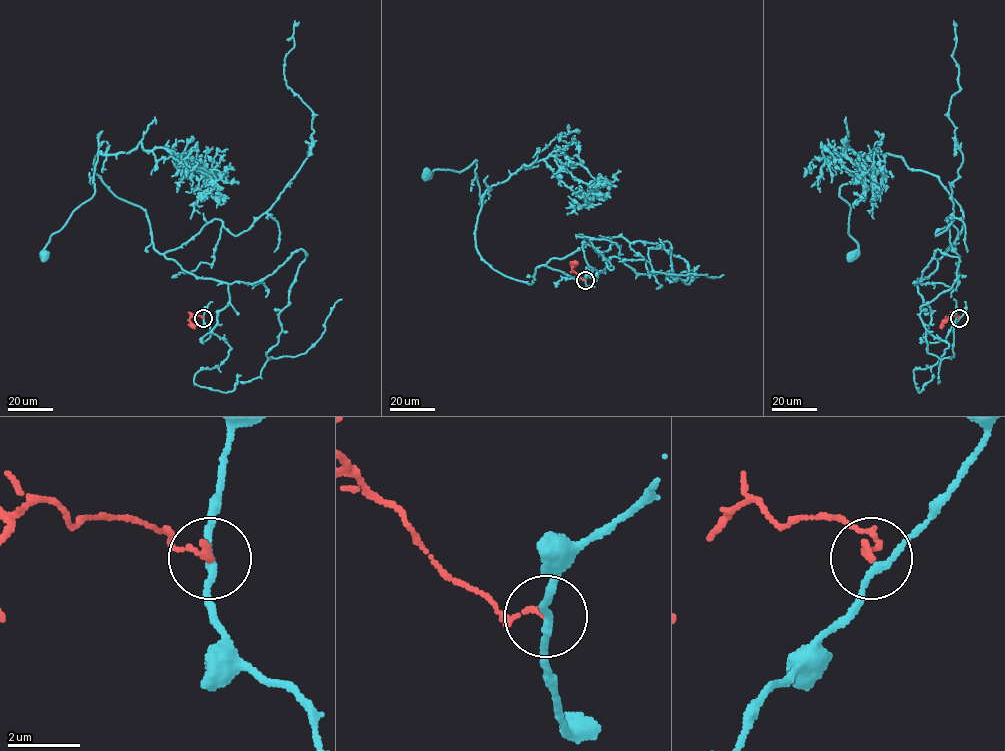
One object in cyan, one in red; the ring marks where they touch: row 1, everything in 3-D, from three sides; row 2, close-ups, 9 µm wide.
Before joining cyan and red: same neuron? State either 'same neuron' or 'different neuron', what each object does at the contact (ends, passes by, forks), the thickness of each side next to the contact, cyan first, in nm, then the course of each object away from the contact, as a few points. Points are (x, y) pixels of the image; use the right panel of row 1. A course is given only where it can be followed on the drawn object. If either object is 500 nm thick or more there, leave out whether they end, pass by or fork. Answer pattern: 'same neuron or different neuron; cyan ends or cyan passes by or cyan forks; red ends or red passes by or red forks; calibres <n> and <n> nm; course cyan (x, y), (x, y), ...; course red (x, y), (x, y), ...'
same neuron; cyan passes by; red ends; calibres 180 and 180 nm; course cyan (959, 318), (922, 341), (918, 279), (962, 228), (935, 175), (878, 152), (862, 164), (840, 187), (852, 256); course red (959, 318), (951, 314), (941, 328)

